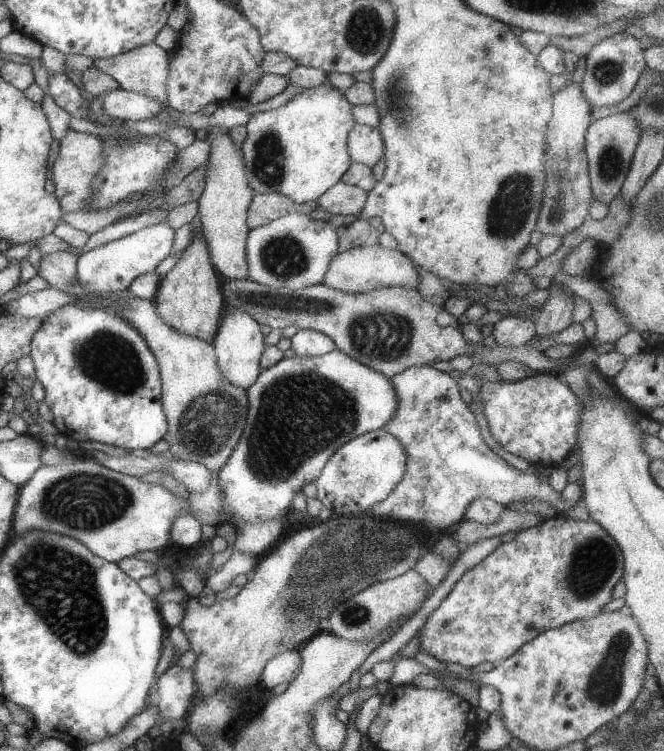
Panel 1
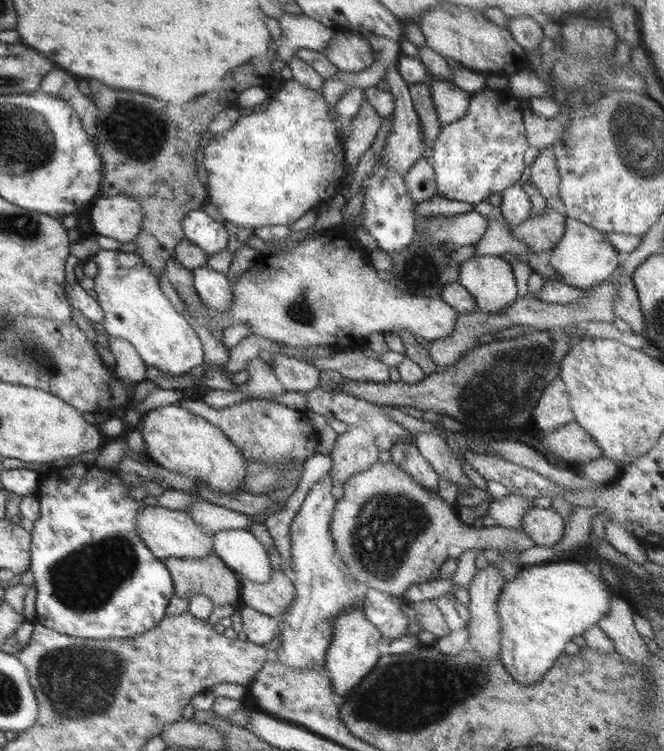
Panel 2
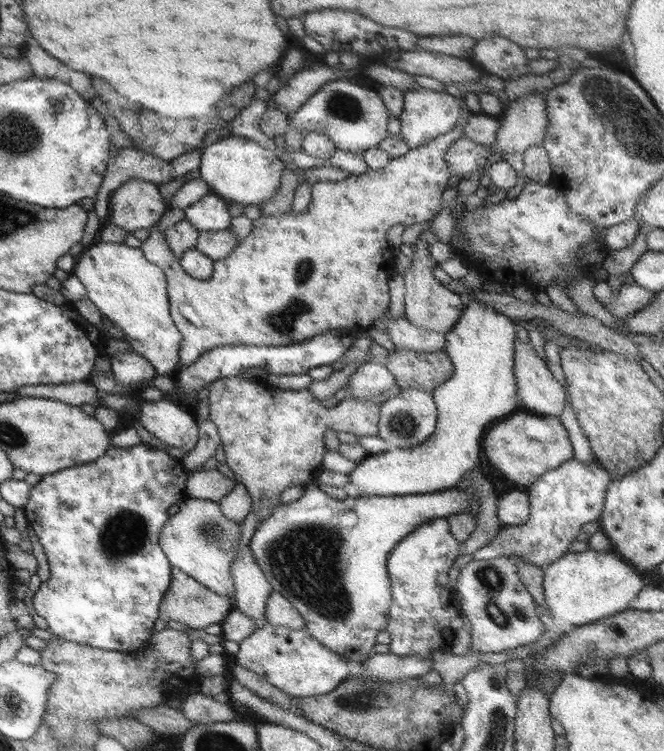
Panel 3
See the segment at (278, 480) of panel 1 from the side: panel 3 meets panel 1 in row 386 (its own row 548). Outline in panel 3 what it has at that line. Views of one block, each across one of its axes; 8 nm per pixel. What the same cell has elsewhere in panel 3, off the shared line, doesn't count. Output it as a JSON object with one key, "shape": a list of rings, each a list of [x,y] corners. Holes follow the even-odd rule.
{"shape":[[[315,485],[305,486],[303,496],[294,502],[279,504],[273,507],[271,514],[264,518],[258,527],[253,531],[248,542],[249,553],[253,557],[253,563],[257,565],[259,571],[263,573],[270,588],[278,592],[289,604],[301,615],[304,620],[304,630],[309,633],[317,642],[320,642],[326,649],[340,654],[347,662],[361,662],[369,654],[372,654],[375,635],[379,630],[386,627],[388,621],[388,608],[390,607],[390,580],[386,571],[386,559],[389,557],[395,545],[413,532],[418,526],[435,520],[436,518],[446,519],[453,514],[463,514],[469,509],[469,496],[465,492],[460,492],[454,488],[437,493],[402,495],[401,497],[377,497],[364,496],[359,498],[346,498],[343,501],[332,500],[325,493],[321,492]]]}

